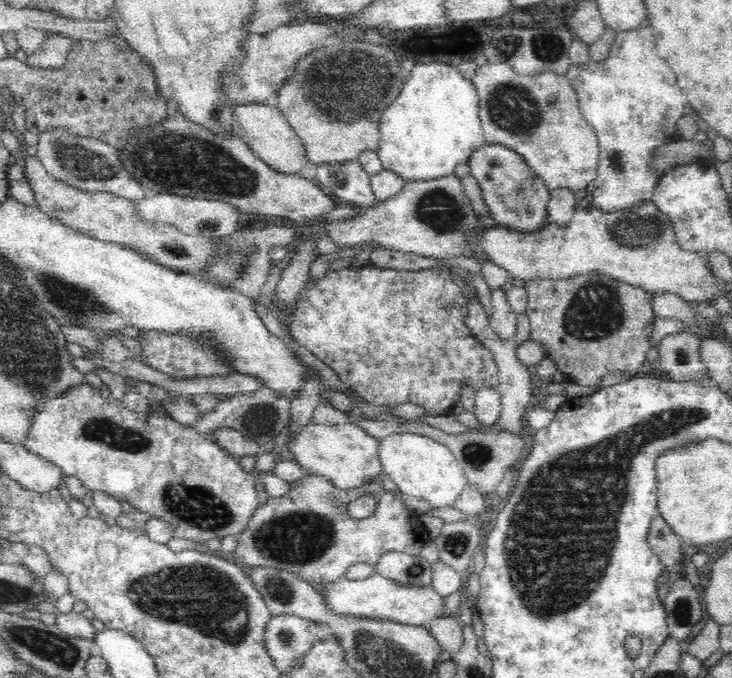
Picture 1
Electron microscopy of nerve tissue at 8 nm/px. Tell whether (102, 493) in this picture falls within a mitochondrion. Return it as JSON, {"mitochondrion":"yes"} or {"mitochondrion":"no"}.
{"mitochondrion":"no"}

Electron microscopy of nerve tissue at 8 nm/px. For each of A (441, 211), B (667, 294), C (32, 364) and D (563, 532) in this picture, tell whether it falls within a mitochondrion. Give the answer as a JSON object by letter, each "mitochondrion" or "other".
{"A":"mitochondrion","B":"other","C":"mitochondrion","D":"mitochondrion"}

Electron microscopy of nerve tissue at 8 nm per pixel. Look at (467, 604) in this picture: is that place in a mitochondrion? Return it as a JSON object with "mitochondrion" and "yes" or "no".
{"mitochondrion":"no"}

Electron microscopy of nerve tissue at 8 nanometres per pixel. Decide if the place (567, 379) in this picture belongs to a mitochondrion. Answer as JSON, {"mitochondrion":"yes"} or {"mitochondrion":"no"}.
{"mitochondrion":"no"}

